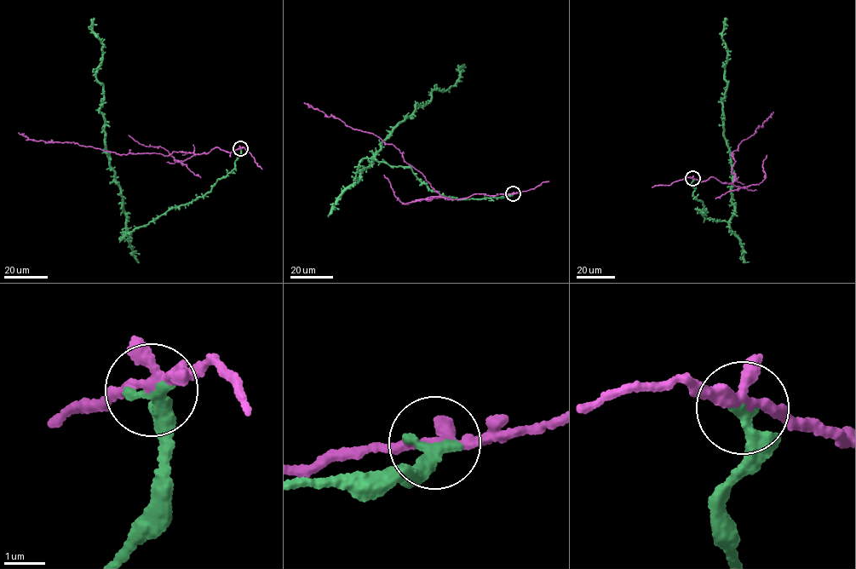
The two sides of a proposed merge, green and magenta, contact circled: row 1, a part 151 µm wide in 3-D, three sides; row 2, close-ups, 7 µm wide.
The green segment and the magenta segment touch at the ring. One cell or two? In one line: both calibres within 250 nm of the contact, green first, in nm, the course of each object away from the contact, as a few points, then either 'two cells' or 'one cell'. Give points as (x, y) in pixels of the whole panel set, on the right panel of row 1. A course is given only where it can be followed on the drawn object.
calibres 400 and 220 nm; course green (692, 179), (692, 195), (706, 211), (697, 209), (705, 218), (727, 221), (734, 209), (720, 101), (726, 18); course magenta (692, 179), (700, 181), (712, 176), (723, 183), (735, 181), (732, 153), (773, 112); two cells

